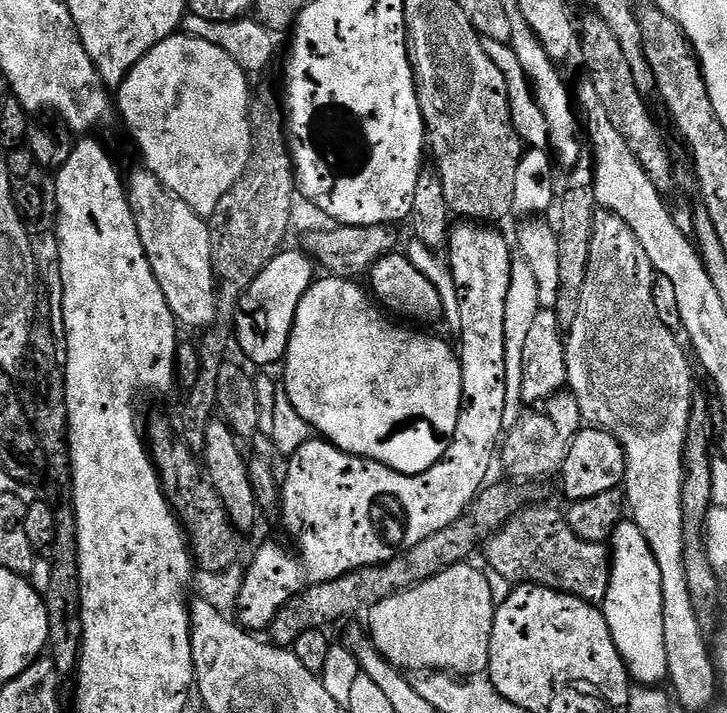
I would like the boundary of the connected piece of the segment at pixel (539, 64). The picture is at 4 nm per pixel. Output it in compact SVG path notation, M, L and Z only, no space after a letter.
M514 2L506 3L506 14L510 18L510 30L512 31L511 45L514 54L518 54L518 62L522 62L522 70L528 75L528 82L532 86L532 95L538 102L542 114L546 116L548 127L548 148L561 169L567 170L574 166L582 154L580 142L576 134L578 132L578 112L574 107L574 96L564 85L560 77L557 65L546 54L546 50L540 45L540 40L530 30L528 23L522 18L518 6Z

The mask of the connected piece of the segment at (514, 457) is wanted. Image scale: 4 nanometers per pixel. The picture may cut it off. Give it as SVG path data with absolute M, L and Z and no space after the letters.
M561 390L549 400L543 401L541 412L525 411L518 423L507 429L502 444L504 464L512 476L525 476L528 480L538 480L542 476L555 473L566 462L566 454L582 427L580 407L571 391Z

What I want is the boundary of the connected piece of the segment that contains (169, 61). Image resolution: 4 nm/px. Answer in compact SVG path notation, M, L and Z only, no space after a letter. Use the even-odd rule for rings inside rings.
M177 34L175 36L168 36L162 42L158 42L158 46L154 46L152 49L146 53L137 64L128 71L128 75L125 76L124 81L118 86L118 92L120 92L120 116L124 119L124 124L128 127L128 132L132 135L132 140L134 143L140 147L140 156L142 159L143 167L147 168L148 171L152 172L153 175L157 177L164 184L164 187L168 189L169 192L175 194L175 196L182 202L186 202L186 206L190 206L190 210L194 210L198 215L205 218L211 217L212 212L218 206L218 202L222 202L222 194L226 194L226 190L230 190L230 186L234 186L234 182L238 182L238 178L242 178L242 170L246 170L246 166L250 162L250 154L252 153L252 131L250 130L250 118L248 117L248 102L250 99L250 87L248 88L248 80L250 80L249 73L243 72L238 66L238 62L234 62L234 58L230 58L230 54L226 54L226 50L222 50L218 46L214 46L214 42L206 42L202 38L197 36L189 36L187 34ZM136 100L152 100L152 114L148 116L146 112L142 110L134 110L136 104L142 104L142 102L136 102Z

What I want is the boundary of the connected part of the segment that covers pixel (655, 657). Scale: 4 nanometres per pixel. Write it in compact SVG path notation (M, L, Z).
M621 519L613 530L610 559L612 561L610 586L602 601L602 611L610 626L614 646L618 646L618 654L628 668L628 675L637 685L663 685L668 678L668 667L666 666L666 634L662 630L662 574L658 571L654 550L650 550L650 542L646 542L646 534L642 534L642 530L638 530L638 526L632 523L631 519Z

